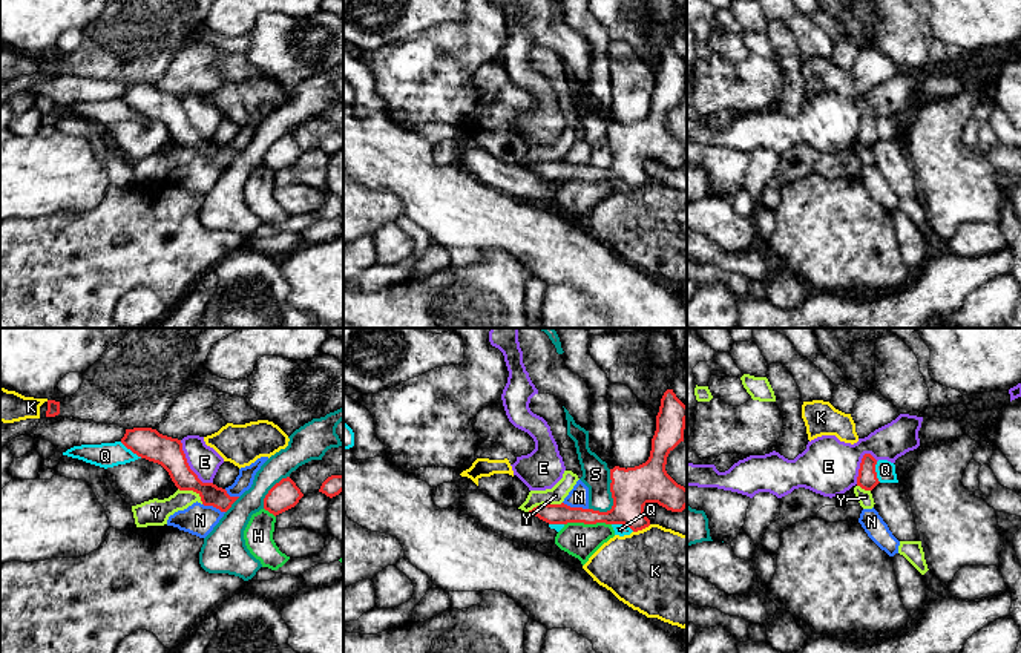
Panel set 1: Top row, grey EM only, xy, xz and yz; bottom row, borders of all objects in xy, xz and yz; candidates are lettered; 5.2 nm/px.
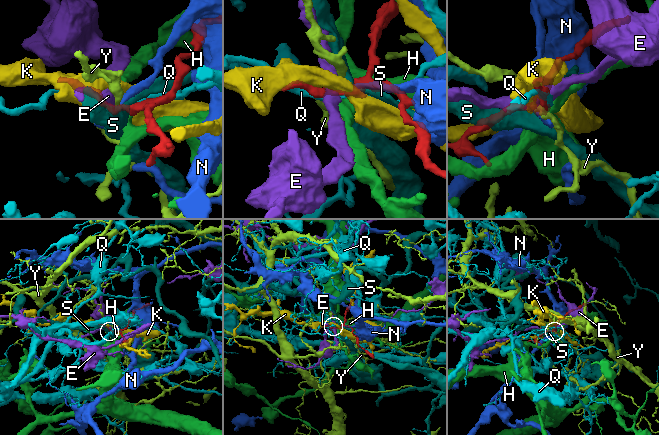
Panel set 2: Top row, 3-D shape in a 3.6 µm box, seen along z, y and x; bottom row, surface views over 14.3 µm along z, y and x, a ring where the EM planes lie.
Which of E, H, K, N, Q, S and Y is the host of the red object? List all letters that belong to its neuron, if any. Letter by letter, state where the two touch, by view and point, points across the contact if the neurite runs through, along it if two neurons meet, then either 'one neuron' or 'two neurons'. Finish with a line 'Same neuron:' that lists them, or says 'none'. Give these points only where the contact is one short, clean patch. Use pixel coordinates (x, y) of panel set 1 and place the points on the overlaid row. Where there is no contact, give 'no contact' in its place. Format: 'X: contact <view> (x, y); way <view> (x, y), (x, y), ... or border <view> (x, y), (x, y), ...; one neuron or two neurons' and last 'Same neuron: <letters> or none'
E: contact xy (189, 466); border xy (180, 440), (189, 468), (203, 482), (212, 483); two neurons
H: contact xz (587, 523); border xz (610, 523), (564, 525); two neurons
K: contact xz (641, 529); one neuron
N: contact xz (575, 508); border xz (563, 502), (587, 509); two neurons
Q: contact xz (623, 523); two neurons
S: contact xz (613, 500); border xz (610, 469), (612, 506), (606, 511), (589, 509); two neurons
Y: contact xz (544, 505); border xz (561, 502), (538, 505), (528, 511); two neurons
Same neuron: K

